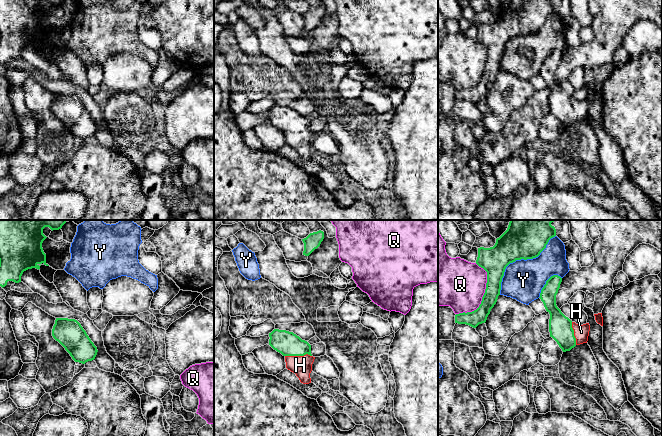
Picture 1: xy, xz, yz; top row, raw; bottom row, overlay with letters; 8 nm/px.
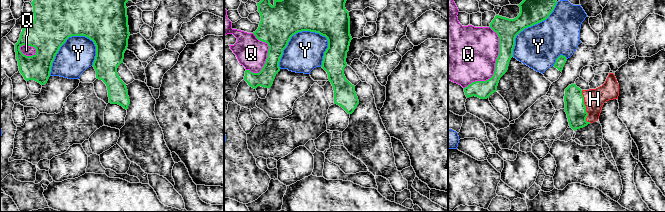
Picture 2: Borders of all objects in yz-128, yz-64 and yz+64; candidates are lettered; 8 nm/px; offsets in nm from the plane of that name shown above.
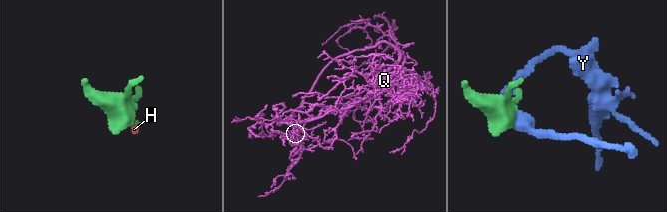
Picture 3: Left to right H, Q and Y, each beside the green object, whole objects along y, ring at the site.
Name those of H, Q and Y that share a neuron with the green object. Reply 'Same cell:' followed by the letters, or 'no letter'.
Same cell: H

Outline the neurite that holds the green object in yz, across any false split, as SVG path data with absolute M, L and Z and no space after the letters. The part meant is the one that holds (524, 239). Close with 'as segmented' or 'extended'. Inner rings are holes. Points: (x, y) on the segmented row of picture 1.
M510 220L507 230L496 239L493 247L478 248L476 264L487 272L485 293L479 307L472 312L455 315L455 323L476 328L485 323L500 295L506 267L516 260L533 259L556 236L551 225L555 220Z; as segmented

